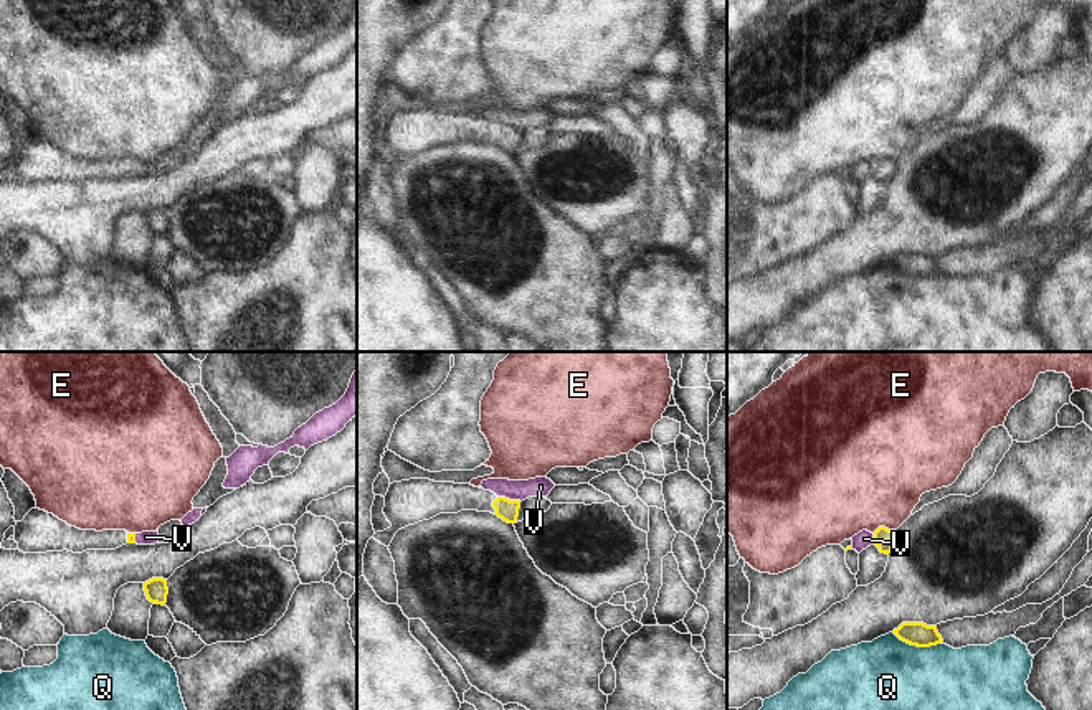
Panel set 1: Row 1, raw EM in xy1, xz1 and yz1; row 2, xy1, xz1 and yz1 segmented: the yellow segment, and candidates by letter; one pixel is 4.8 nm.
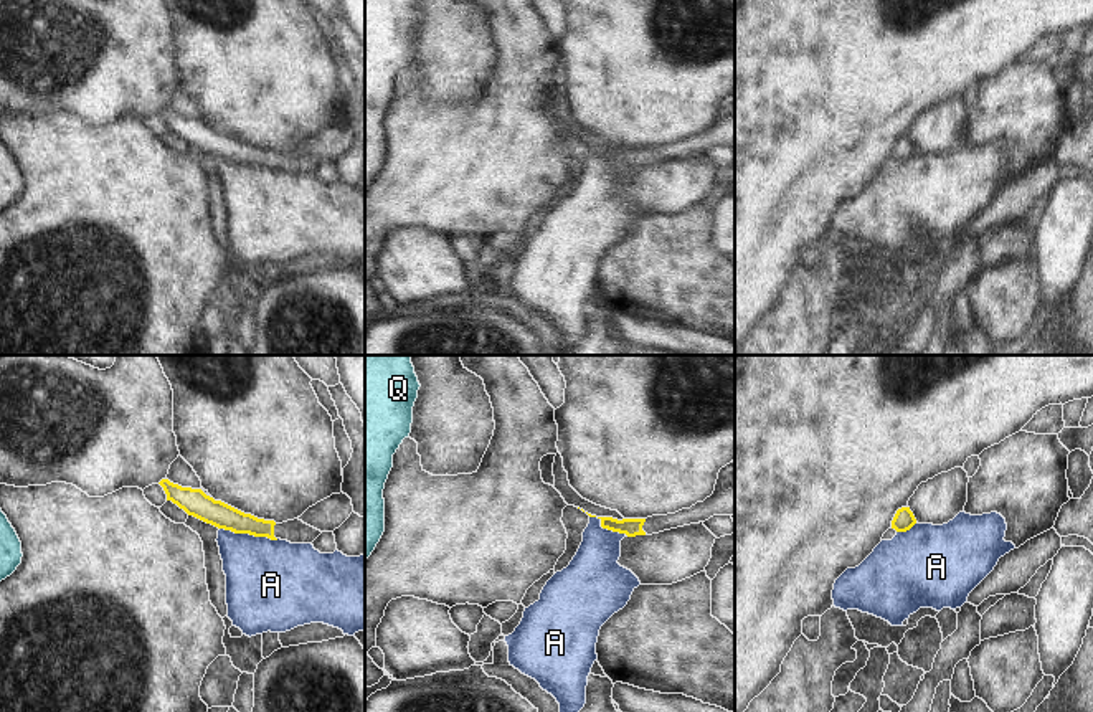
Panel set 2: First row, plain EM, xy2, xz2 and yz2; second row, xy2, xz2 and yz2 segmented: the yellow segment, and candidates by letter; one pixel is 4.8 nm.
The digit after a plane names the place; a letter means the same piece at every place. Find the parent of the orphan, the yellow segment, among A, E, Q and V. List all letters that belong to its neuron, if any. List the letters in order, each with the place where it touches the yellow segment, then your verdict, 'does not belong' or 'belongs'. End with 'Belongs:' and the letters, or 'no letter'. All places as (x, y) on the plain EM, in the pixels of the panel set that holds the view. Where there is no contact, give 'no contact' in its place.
A: meets yellow in xy2 at (250, 164); does not belong
E: meets yellow in yz1 at (883, 157); does not belong
Q: meets yellow in yz1 at (917, 276); does not belong
V: meets yellow in xz1 at (508, 129); does not belong
Belongs: no letter

